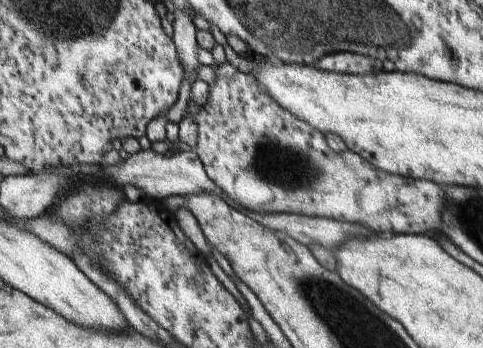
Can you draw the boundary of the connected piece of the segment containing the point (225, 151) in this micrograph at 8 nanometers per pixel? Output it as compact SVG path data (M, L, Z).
M226 63L222 67L216 66L215 69L216 80L214 84L209 85L207 101L200 106L197 116L199 135L197 147L194 150L196 150L197 155L200 157L204 170L210 177L210 180L216 186L220 187L242 209L252 211L253 213L294 213L295 215L306 215L309 217L326 217L340 222L366 225L368 229L379 235L433 235L434 233L439 233L442 228L443 210L447 203L447 194L445 193L444 186L438 186L438 184L434 184L434 182L426 179L412 180L412 178L388 174L384 170L374 168L370 162L358 158L358 154L354 154L350 150L338 154L330 148L323 131L316 130L316 127L310 126L304 119L299 119L289 110L280 106L252 74L236 70L230 63Z

